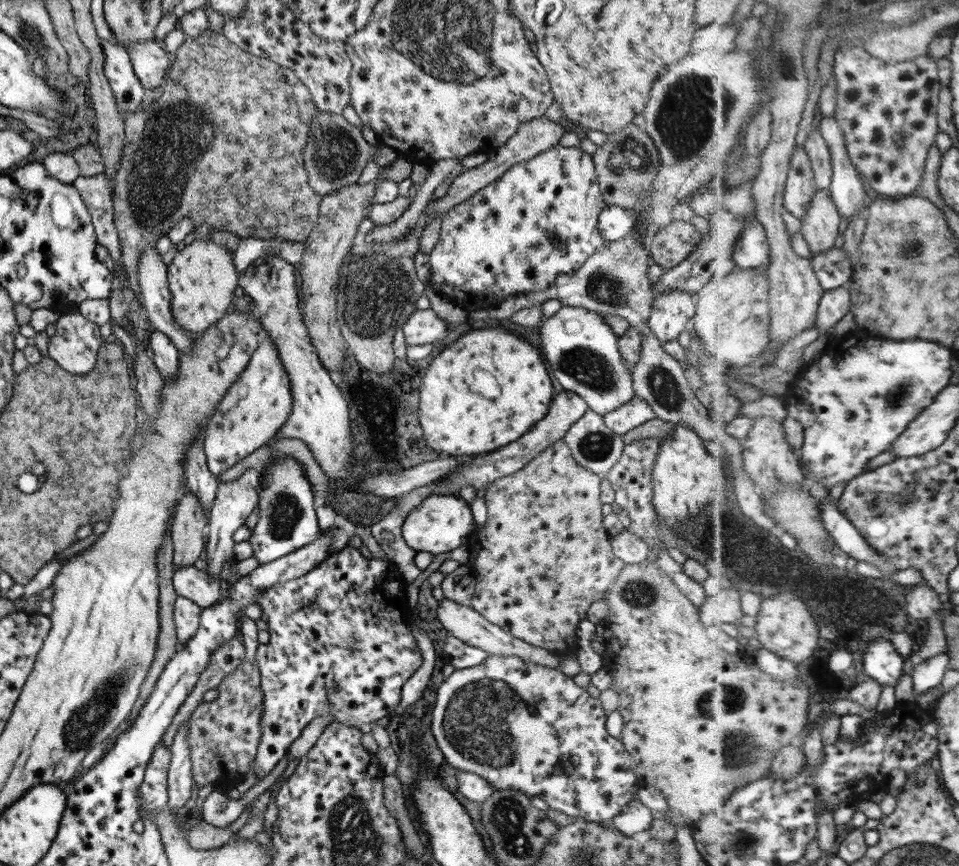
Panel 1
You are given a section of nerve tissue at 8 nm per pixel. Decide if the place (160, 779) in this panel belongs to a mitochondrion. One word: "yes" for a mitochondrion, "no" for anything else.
no

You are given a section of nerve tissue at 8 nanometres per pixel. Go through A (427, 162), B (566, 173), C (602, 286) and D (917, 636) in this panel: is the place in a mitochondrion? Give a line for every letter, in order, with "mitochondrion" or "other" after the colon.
A: other
B: other
C: mitochondrion
D: other

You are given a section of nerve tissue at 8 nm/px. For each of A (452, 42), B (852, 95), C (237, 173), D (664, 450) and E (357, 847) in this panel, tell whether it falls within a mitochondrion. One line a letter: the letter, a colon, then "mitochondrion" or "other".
A: mitochondrion
B: other
C: other
D: other
E: mitochondrion

